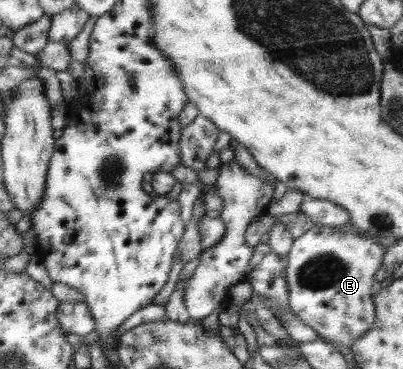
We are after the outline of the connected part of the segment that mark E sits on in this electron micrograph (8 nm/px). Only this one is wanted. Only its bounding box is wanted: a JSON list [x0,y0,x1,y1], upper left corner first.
[285,223,387,348]

